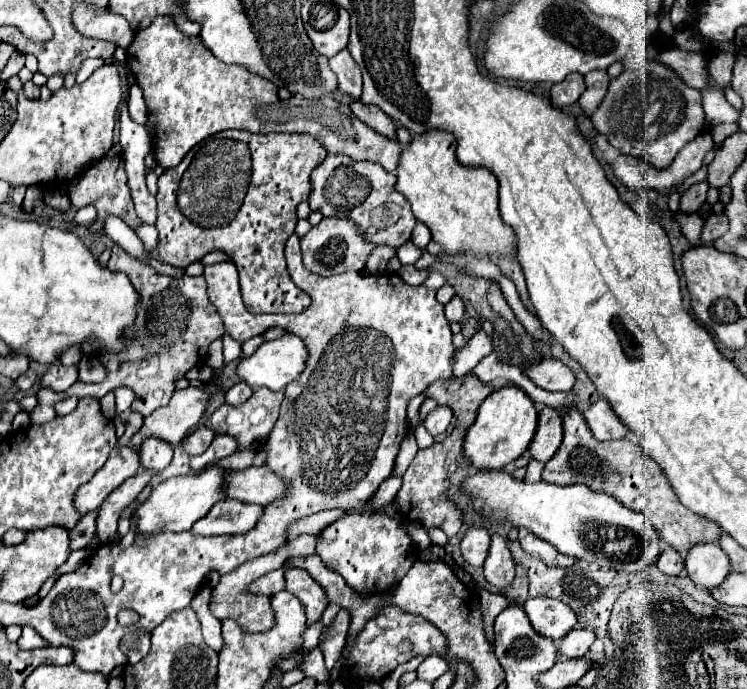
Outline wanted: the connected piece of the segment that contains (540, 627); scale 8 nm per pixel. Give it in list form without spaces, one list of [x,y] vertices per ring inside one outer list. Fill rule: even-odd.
[[[528,598],[524,602],[524,610],[534,626],[534,630],[552,640],[564,638],[576,626],[574,610],[552,598]]]

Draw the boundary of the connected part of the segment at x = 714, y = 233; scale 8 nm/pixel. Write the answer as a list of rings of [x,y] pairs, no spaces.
[[[714,214],[704,222],[702,228],[702,244],[712,244],[716,238],[720,238],[728,230],[728,218],[724,214]]]

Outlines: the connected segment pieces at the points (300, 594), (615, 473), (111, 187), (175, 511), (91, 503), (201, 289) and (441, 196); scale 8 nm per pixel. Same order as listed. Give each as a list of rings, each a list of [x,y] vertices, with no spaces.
[[[290,568],[284,574],[286,578],[286,590],[292,592],[306,608],[308,624],[316,622],[328,606],[328,598],[324,594],[324,588],[306,572],[300,568]]]
[[[574,406],[564,412],[562,426],[564,426],[564,438],[562,438],[560,450],[544,466],[544,472],[542,472],[544,482],[564,484],[564,486],[586,484],[594,492],[610,494],[626,508],[632,508],[644,514],[646,520],[660,532],[662,540],[670,544],[674,550],[678,550],[682,556],[686,556],[688,550],[696,544],[718,542],[720,528],[714,522],[682,506],[680,500],[676,498],[676,492],[672,490],[672,484],[668,482],[668,478],[664,478],[664,470],[660,470],[660,466],[656,466],[652,458],[646,458],[640,446],[632,448],[630,438],[598,442],[588,430],[584,416]]]
[[[122,158],[116,160],[102,160],[98,166],[86,170],[70,188],[68,192],[72,204],[76,208],[84,208],[84,206],[94,206],[98,210],[98,222],[104,224],[108,216],[118,216],[133,230],[136,230],[142,221],[137,217],[134,212],[134,204],[130,198],[130,190],[126,184],[126,174],[124,174],[124,162]]]
[[[208,466],[204,468],[200,474],[186,474],[186,476],[174,476],[168,478],[164,482],[160,482],[150,498],[140,504],[136,508],[136,516],[138,516],[138,532],[142,534],[156,534],[160,530],[170,530],[170,532],[182,532],[182,530],[190,530],[192,524],[202,518],[204,514],[208,514],[208,510],[226,498],[224,490],[226,490],[226,478],[228,474],[232,474],[234,470],[228,468],[220,468],[220,466]]]
[[[116,446],[104,468],[98,470],[90,482],[82,484],[76,490],[74,504],[80,510],[80,514],[88,514],[100,508],[100,502],[104,502],[104,498],[116,486],[120,486],[126,478],[134,476],[138,470],[140,470],[140,452],[128,446],[124,448]]]
[[[118,244],[112,248],[108,268],[112,272],[120,270],[128,274],[130,282],[134,284],[134,288],[142,298],[136,324],[130,330],[130,336],[134,340],[128,344],[126,350],[122,350],[116,356],[102,354],[96,346],[92,346],[92,350],[100,356],[100,362],[108,368],[108,376],[104,382],[100,384],[76,382],[64,392],[64,396],[48,388],[38,390],[36,394],[38,406],[32,410],[32,424],[48,422],[50,414],[54,414],[54,404],[68,396],[102,398],[104,394],[112,392],[118,386],[128,386],[134,390],[136,400],[132,402],[132,410],[140,412],[146,418],[154,410],[170,402],[176,390],[176,380],[180,380],[190,368],[202,362],[206,358],[210,342],[214,342],[224,334],[222,320],[206,296],[206,280],[202,276],[188,276],[188,274],[184,274],[182,278],[160,276],[150,266],[130,258]]]
[[[432,130],[414,136],[410,146],[402,152],[398,166],[396,190],[406,196],[418,222],[426,224],[432,232],[432,240],[442,246],[446,254],[474,254],[476,258],[512,258],[516,256],[516,234],[506,226],[498,212],[498,180],[486,168],[466,168],[456,160],[456,142],[452,134]]]

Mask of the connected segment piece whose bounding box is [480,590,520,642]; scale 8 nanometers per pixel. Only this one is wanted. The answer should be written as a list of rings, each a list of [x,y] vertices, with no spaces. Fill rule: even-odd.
[[[480,590],[480,606],[484,612],[484,622],[486,622],[486,636],[490,642],[494,642],[494,632],[492,632],[492,622],[500,610],[504,610],[509,605],[520,605],[502,594],[492,594],[486,590]]]

